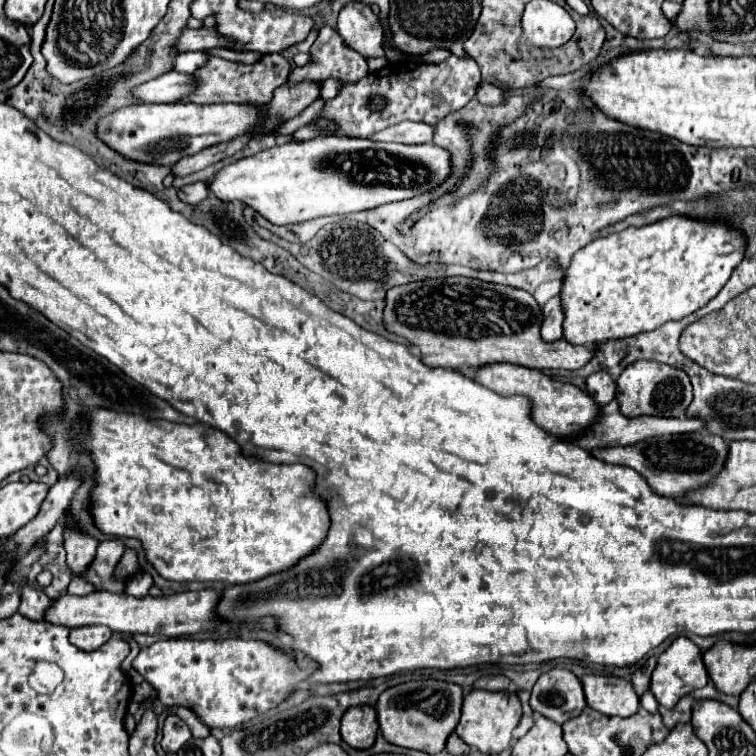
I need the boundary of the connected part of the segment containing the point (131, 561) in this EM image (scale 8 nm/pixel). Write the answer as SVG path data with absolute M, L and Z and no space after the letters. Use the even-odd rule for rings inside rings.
M127 549L127 551L123 553L123 557L121 557L119 565L117 565L117 571L115 571L115 575L119 575L119 577L131 577L135 571L139 571L137 555L135 555L135 551Z

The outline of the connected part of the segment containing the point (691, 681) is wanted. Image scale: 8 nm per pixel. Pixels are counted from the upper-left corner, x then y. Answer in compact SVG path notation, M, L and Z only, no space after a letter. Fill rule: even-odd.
M677 637L669 645L669 649L659 655L659 663L657 663L653 677L651 677L651 691L663 707L671 709L683 695L689 695L695 689L705 687L707 681L709 681L709 675L707 675L705 663L701 659L701 649L693 641L689 641L687 637Z

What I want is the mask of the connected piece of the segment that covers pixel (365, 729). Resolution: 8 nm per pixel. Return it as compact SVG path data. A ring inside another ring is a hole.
M367 705L349 707L341 719L341 737L353 749L371 749L377 731L377 711Z

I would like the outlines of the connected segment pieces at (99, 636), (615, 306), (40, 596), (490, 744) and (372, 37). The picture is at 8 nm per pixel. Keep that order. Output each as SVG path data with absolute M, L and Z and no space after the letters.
M77 627L75 631L71 631L69 639L75 647L83 649L83 651L95 651L99 649L105 641L111 639L111 629L109 627Z
M667 217L667 219L661 219L661 221L657 221L653 225L647 225L647 227L639 227L639 229L629 227L625 231L621 231L621 233L611 233L607 237L595 239L593 243L579 249L573 255L569 267L565 269L563 287L561 287L561 307L563 307L563 315L565 315L565 319L563 319L563 337L571 345L597 345L597 343L607 341L607 339L633 337L633 335L639 335L639 333L645 333L645 331L653 331L653 329L661 327L667 321L683 319L687 315L695 313L697 309L705 307L721 291L721 287L731 277L733 269L741 263L743 253L745 253L745 239L737 229L729 227L725 221L699 221L699 219L689 219L689 217Z
M25 583L21 585L21 605L19 605L19 613L29 617L29 619L43 619L47 607L51 605L51 599L37 587Z
M473 689L463 699L463 713L457 725L457 735L471 747L477 747L481 753L499 753L511 745L513 729L519 725L521 719L521 703L519 699L513 701L509 695L517 693L503 693L503 691L479 691Z
M349 1L339 11L339 35L343 41L359 51L363 57L385 57L383 53L383 31L379 17L369 5L361 1Z

